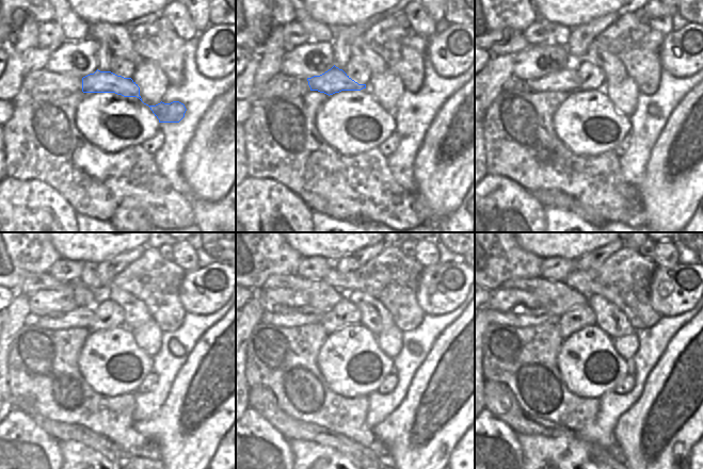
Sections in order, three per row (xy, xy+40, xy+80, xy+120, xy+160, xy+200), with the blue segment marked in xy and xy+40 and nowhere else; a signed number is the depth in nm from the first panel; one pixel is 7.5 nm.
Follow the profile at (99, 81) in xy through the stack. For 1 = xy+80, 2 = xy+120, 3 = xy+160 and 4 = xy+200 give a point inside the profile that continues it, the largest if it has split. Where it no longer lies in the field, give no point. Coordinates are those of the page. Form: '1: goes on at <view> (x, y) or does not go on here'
1: goes on at xy+80 (566, 80)
2: goes on at xy+120 (81, 317)
3: goes on at xy+160 (291, 319)
4: goes on at xy+200 (528, 318)

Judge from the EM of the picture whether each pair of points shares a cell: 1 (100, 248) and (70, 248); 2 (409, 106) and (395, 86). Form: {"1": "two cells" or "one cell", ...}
{"1": "one cell", "2": "two cells"}

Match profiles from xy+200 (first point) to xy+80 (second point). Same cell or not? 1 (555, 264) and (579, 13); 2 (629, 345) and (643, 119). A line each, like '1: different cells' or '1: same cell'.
1: different cells
2: different cells

